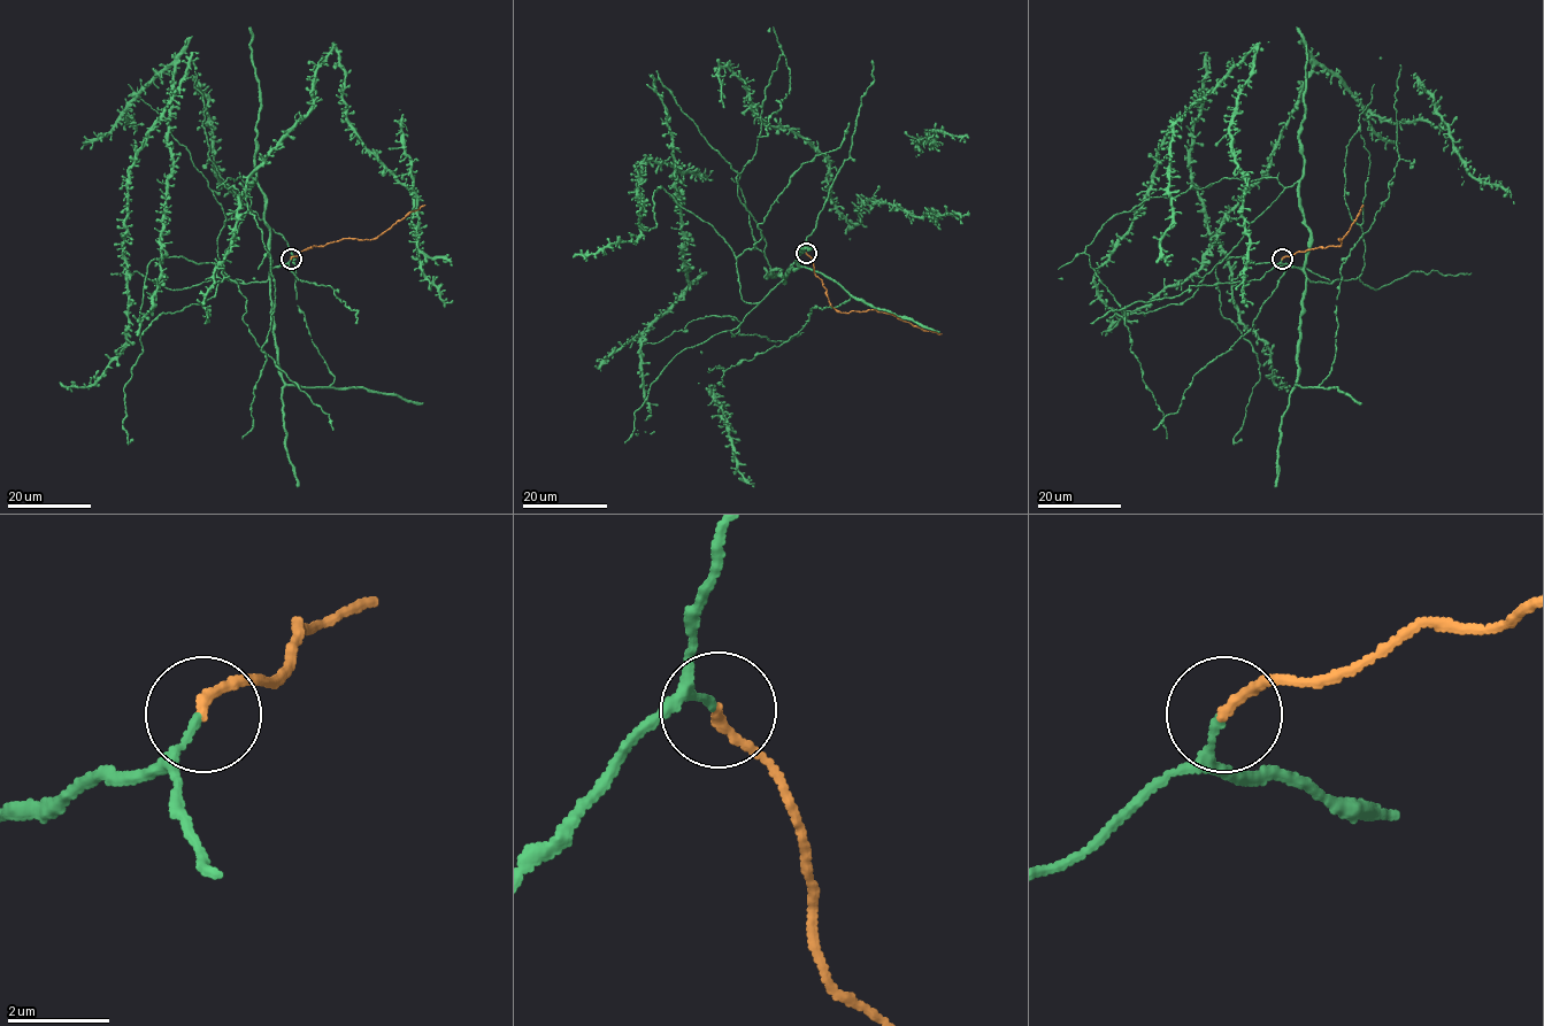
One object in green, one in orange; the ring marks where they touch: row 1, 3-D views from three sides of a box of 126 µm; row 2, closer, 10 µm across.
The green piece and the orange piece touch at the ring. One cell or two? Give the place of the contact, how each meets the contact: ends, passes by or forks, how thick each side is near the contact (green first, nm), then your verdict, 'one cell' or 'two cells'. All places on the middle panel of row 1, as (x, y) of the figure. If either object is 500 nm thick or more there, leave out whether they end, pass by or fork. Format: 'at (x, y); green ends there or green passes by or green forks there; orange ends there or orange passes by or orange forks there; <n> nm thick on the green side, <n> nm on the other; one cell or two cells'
at (806, 253); green ends there; orange ends there; 140 nm thick on the green side, 190 nm on the other; one cell

